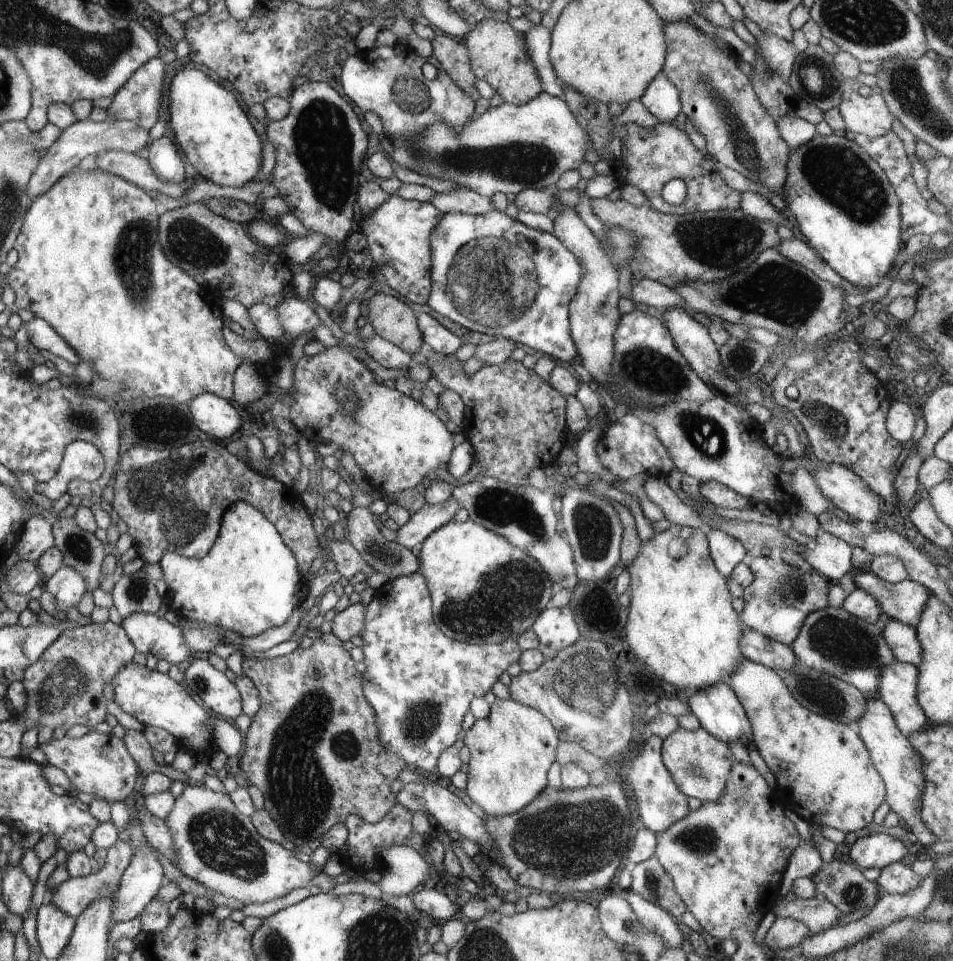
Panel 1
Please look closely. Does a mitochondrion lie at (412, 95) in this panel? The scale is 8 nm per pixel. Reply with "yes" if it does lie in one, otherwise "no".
yes

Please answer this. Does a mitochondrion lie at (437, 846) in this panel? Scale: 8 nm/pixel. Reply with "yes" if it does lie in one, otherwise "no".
no

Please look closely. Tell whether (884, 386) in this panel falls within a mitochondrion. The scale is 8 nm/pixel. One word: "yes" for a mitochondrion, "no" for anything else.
no

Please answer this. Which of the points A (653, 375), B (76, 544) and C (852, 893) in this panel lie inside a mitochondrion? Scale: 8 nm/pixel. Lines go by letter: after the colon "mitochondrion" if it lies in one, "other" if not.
A: mitochondrion
B: mitochondrion
C: mitochondrion

